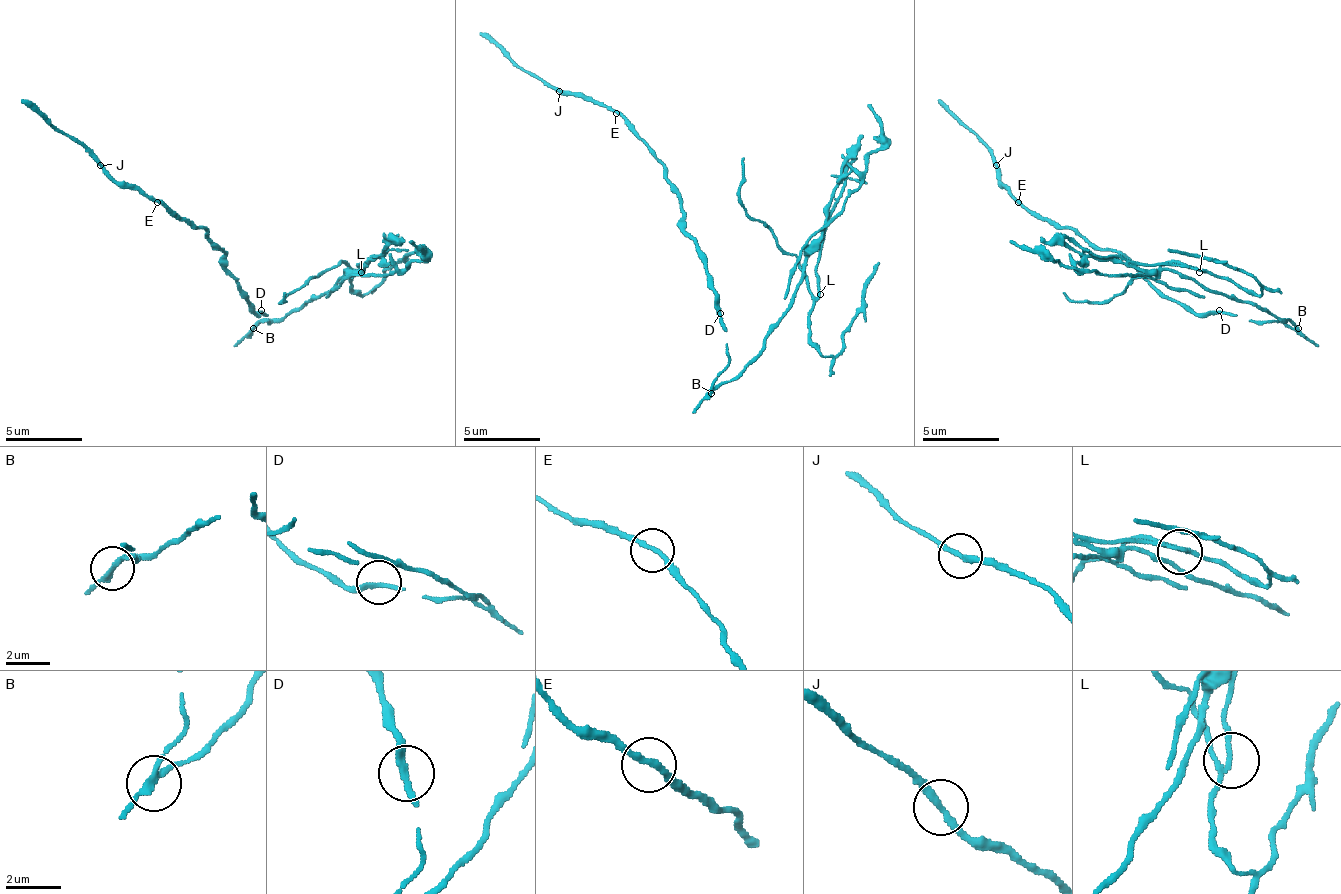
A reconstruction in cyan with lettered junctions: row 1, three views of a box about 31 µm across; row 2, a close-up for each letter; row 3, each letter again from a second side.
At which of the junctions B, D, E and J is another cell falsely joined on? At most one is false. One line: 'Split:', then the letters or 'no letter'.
Split: B

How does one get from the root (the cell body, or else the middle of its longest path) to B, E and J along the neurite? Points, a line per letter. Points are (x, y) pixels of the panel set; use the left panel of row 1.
B: (257, 314), (269, 314), (269, 322), (261, 322), (253, 329)
E: (257, 314), (246, 291), (227, 268), (227, 256), (207, 233), (173, 218), (157, 202)
J: (257, 314), (246, 291), (227, 268), (227, 256), (203, 229), (180, 222), (146, 191), (119, 183), (99, 164)

